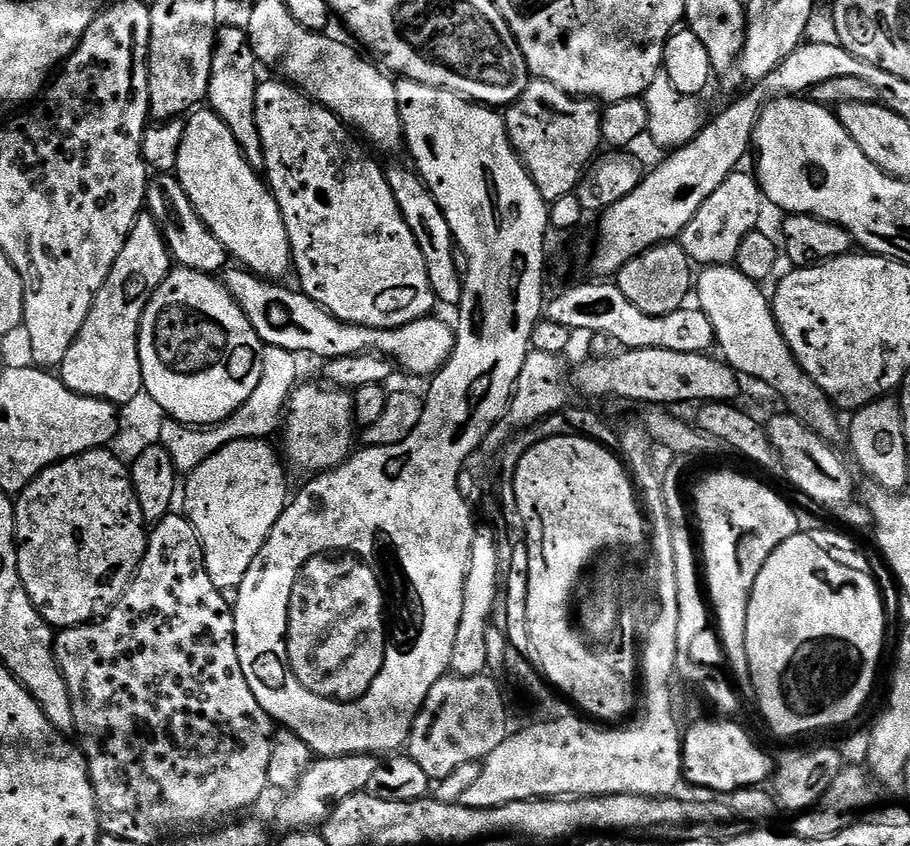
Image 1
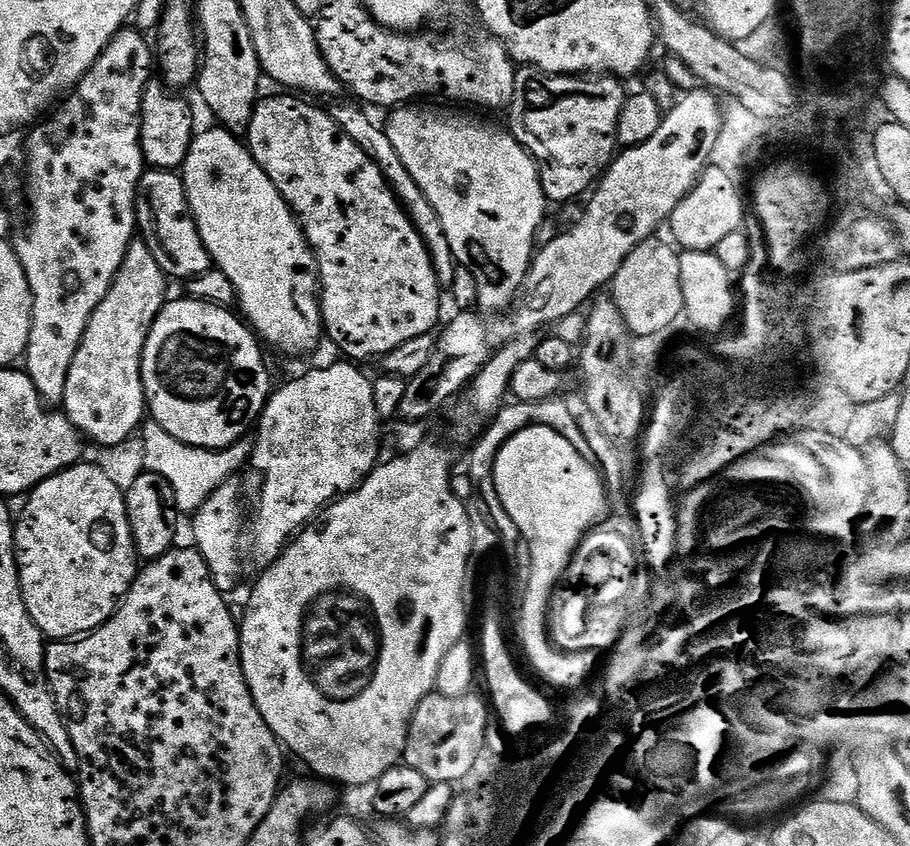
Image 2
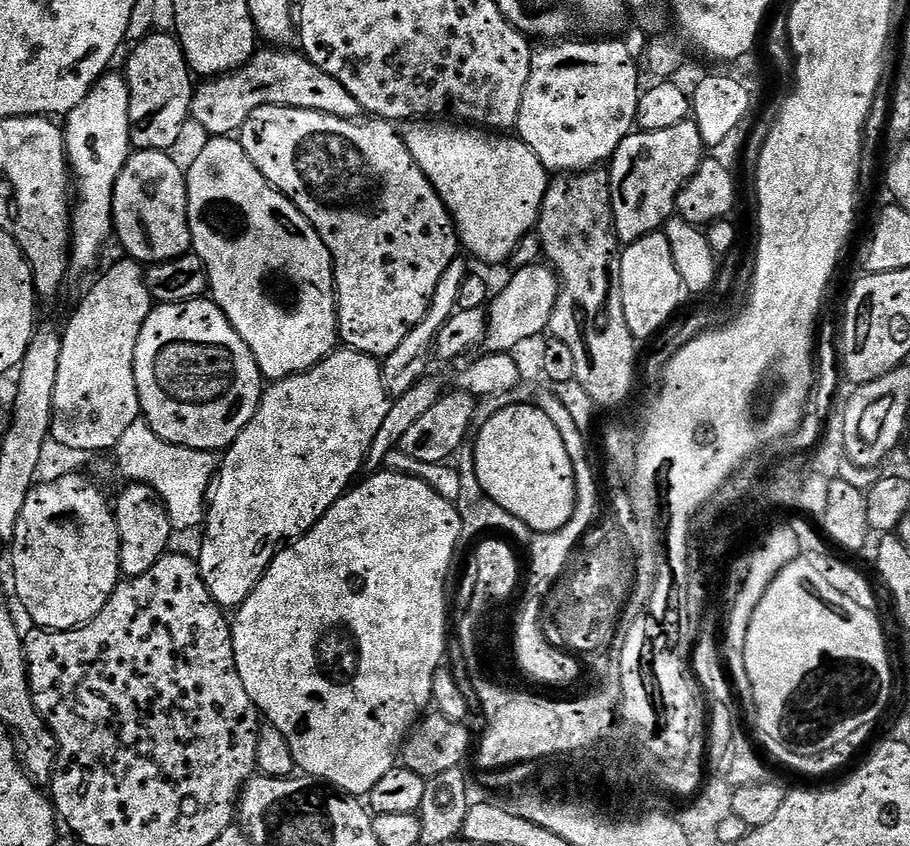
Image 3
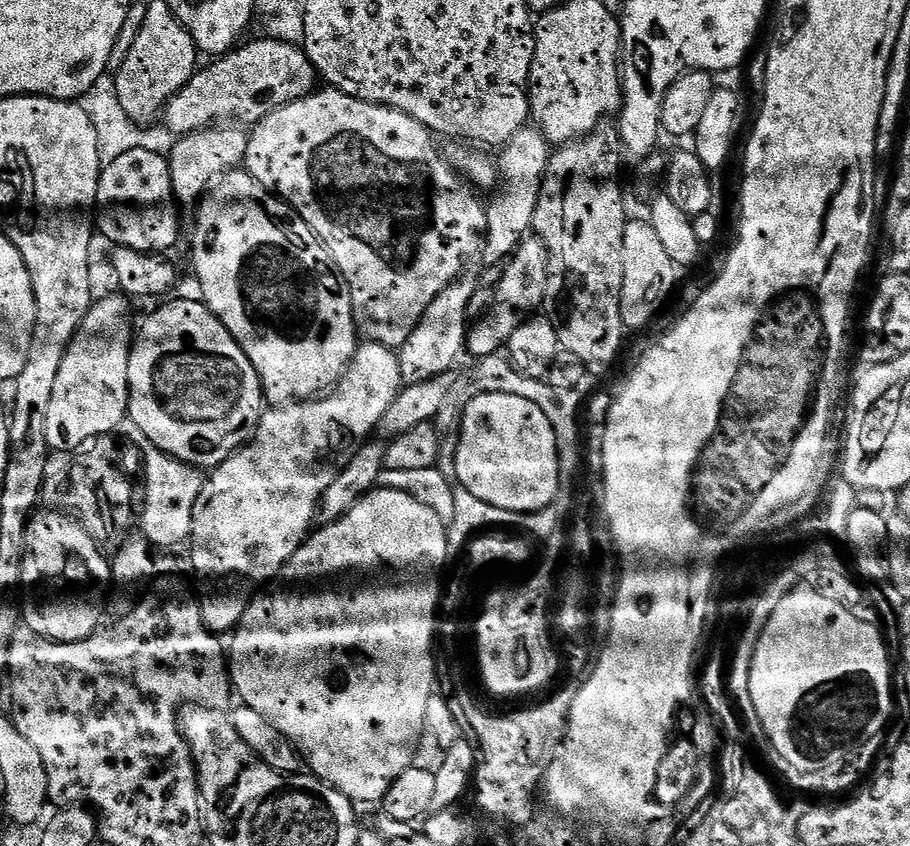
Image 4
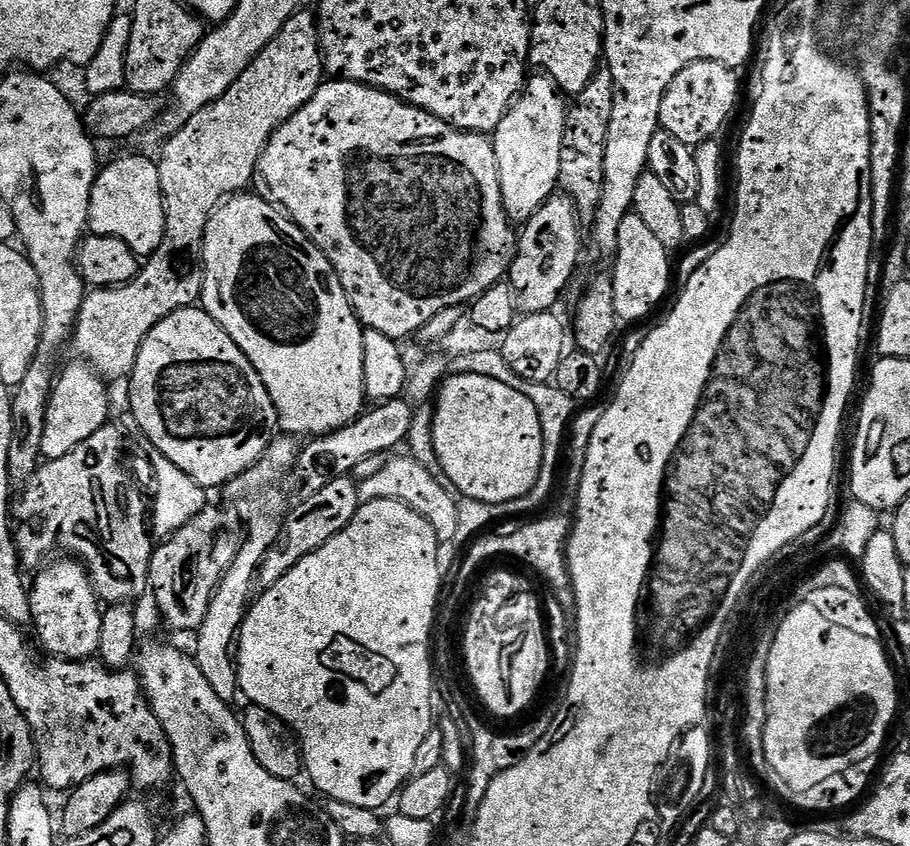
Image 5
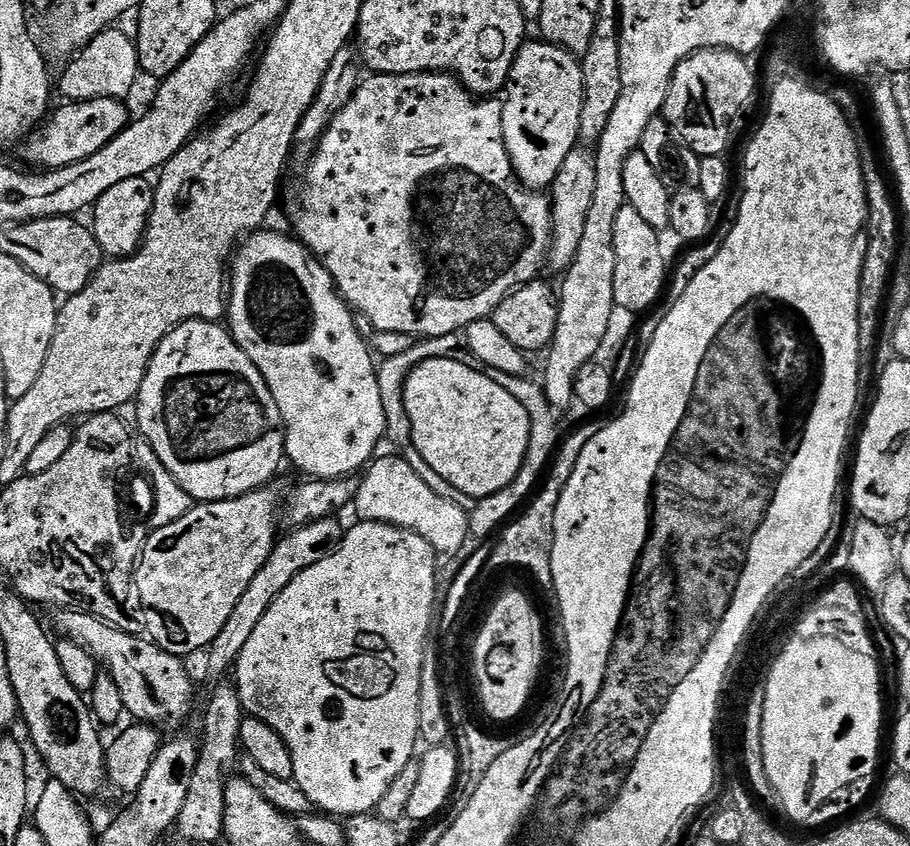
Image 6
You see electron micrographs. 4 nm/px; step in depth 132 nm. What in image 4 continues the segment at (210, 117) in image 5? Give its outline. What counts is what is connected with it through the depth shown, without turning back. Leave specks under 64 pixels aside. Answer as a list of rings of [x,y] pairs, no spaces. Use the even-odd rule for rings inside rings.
[[[213,126],[179,137],[175,143],[176,145],[171,145],[168,156],[172,189],[181,205],[196,206],[213,182],[219,180],[224,173],[239,169],[243,165],[248,132],[240,126]]]

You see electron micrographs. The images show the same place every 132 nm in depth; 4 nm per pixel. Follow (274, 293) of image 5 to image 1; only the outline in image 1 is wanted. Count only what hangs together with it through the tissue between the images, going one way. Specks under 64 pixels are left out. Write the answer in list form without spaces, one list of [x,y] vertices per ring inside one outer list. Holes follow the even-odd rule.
[[[196,110],[187,117],[174,175],[182,190],[186,190],[186,198],[190,198],[198,218],[226,246],[237,265],[273,282],[284,278],[280,276],[287,272],[289,275],[292,251],[278,202],[261,173],[246,162],[238,142],[234,142],[234,134],[230,134],[230,126],[216,112]]]

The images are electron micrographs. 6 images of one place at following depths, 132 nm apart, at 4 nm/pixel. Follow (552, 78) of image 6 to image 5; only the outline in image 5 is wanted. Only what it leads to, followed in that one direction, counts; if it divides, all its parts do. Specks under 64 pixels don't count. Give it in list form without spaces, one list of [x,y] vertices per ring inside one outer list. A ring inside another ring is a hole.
[[[532,74],[527,77],[522,95],[491,137],[504,209],[508,219],[517,225],[524,225],[557,191],[562,134],[567,117],[565,97],[551,76]]]

